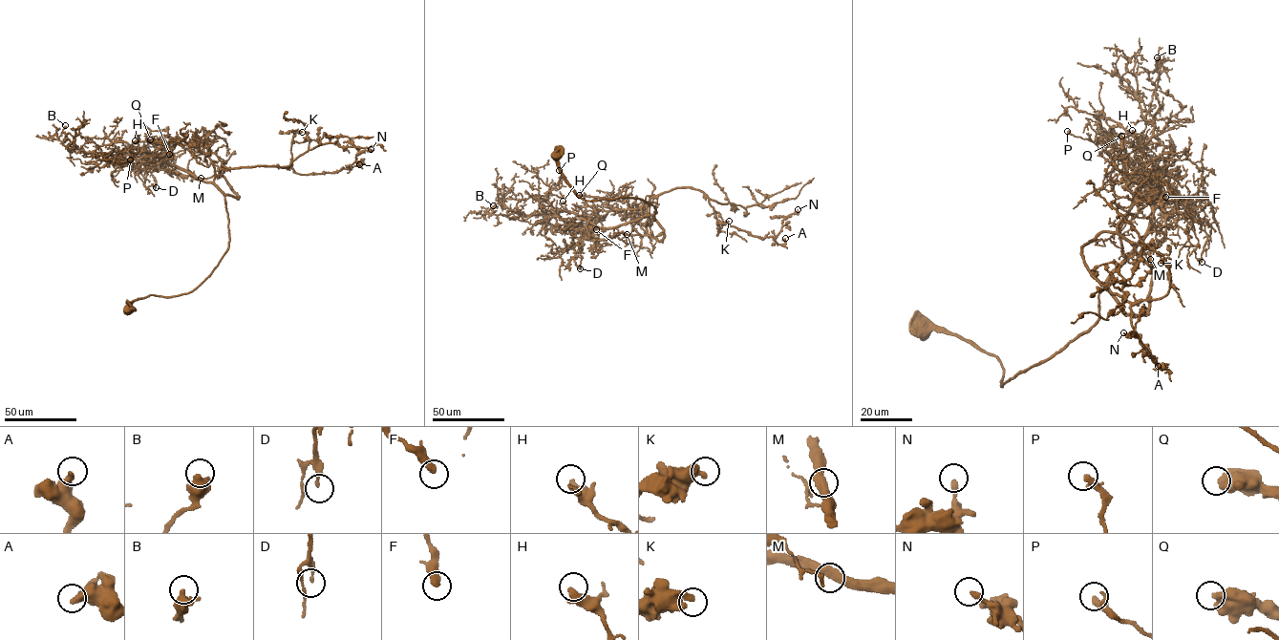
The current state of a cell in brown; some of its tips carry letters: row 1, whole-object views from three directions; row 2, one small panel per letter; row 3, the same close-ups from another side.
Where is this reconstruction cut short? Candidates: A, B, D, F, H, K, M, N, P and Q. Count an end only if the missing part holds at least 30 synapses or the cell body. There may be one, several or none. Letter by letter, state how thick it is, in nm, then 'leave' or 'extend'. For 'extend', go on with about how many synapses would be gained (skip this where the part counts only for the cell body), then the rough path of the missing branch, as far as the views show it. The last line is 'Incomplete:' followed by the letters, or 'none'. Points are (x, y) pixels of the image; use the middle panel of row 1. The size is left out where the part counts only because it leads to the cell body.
A: 440 nm thick; leave
B: 550 nm thick; leave
D: 160 nm thick; leave
F: 420 nm thick; leave
H: 440 nm thick; leave
K: 500 nm thick; leave
M: 440 nm thick; leave
N: 260 nm thick; leave
P: 240 nm thick; leave
Q: 600 nm thick; leave
Incomplete: none

